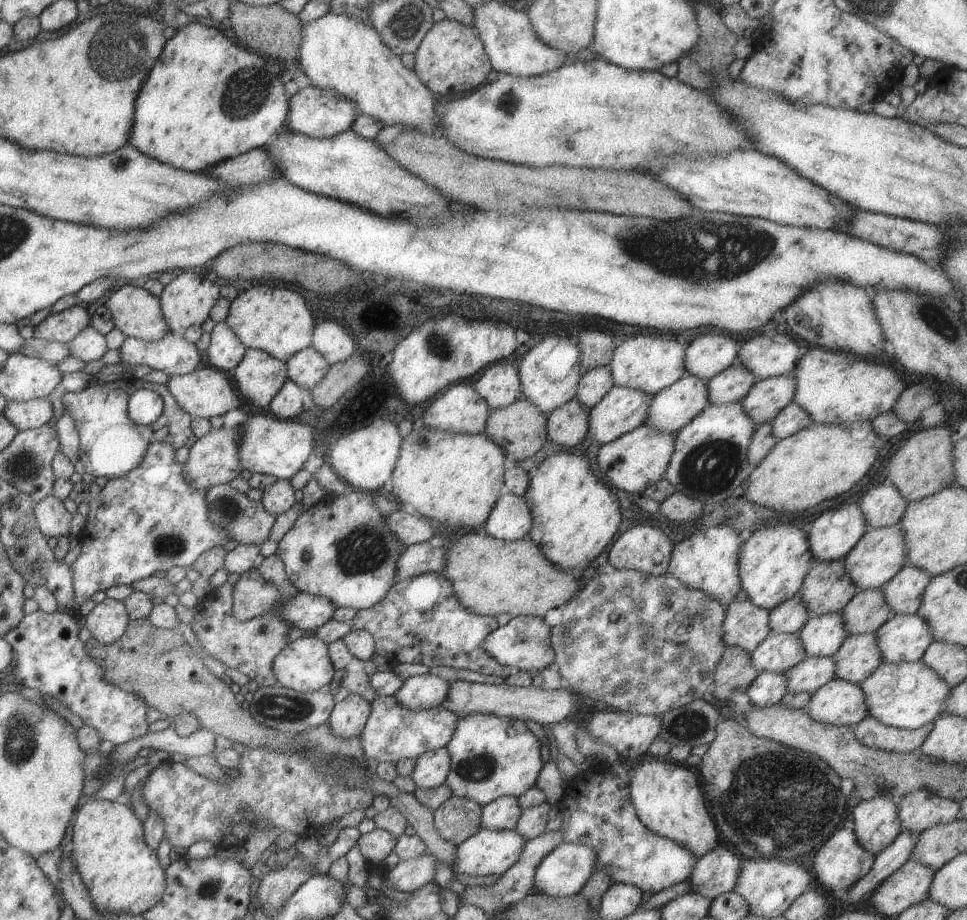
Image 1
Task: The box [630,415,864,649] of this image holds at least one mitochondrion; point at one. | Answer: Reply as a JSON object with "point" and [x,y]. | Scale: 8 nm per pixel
{"point":[712,467]}

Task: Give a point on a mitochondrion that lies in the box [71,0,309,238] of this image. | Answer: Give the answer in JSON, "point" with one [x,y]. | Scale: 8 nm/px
{"point":[107,54]}

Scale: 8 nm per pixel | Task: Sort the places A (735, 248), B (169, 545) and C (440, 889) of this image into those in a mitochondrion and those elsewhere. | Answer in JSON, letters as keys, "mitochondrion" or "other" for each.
{"A":"mitochondrion","B":"mitochondrion","C":"other"}

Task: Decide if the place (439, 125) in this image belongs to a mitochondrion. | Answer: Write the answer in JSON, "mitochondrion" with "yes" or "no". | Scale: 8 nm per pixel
{"mitochondrion":"no"}

